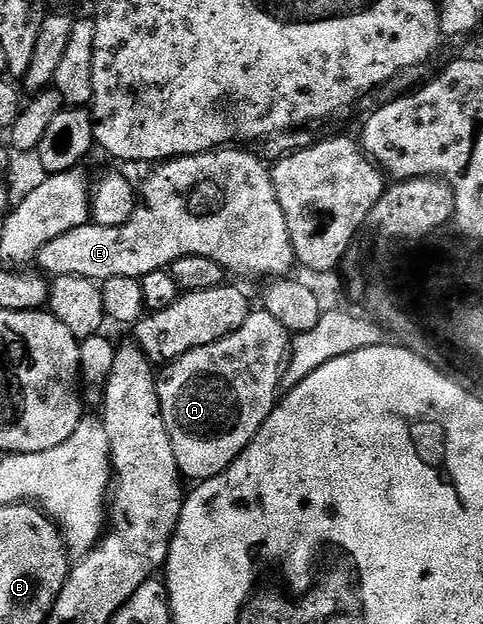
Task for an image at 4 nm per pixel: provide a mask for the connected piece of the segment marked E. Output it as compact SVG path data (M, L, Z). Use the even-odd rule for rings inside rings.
M217 149L201 155L184 155L180 159L169 159L159 164L153 170L156 172L145 181L144 188L142 186L139 188L138 202L130 221L117 227L97 227L95 225L79 227L78 229L70 229L70 233L62 233L62 237L54 237L54 241L50 241L40 250L38 256L39 270L48 277L69 275L70 277L86 277L97 281L103 281L110 277L130 277L141 280L146 273L168 269L179 258L201 255L202 257L210 257L210 261L218 261L218 265L222 265L225 272L228 273L237 271L240 275L253 275L256 279L264 279L263 281L275 281L281 277L291 276L293 274L292 267L297 266L297 261L290 241L290 229L286 225L286 213L282 213L282 205L278 205L278 193L274 193L274 181L269 164L263 158L260 160L258 156L251 155L248 151L251 150Z

